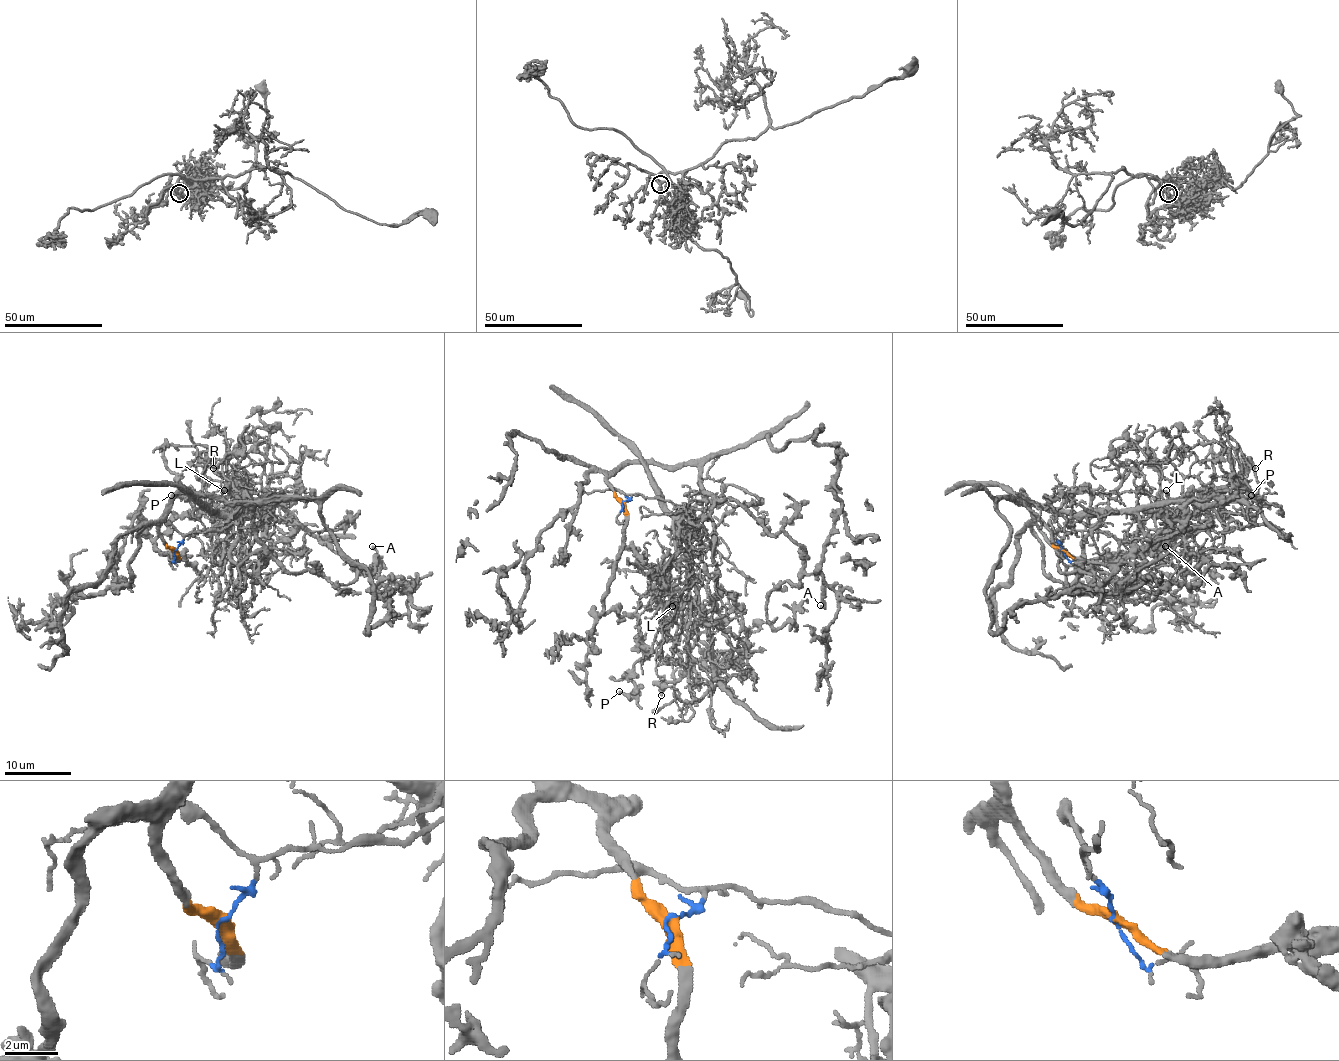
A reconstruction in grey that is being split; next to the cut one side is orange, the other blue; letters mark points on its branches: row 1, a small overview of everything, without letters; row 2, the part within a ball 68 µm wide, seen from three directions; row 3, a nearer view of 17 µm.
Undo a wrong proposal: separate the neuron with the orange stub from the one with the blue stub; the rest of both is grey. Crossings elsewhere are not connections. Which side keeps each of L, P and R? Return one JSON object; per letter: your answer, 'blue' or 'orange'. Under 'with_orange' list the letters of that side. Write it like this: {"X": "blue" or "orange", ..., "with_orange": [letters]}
{"L": "blue", "P": "orange", "R": "blue", "with_orange": ["P"]}

